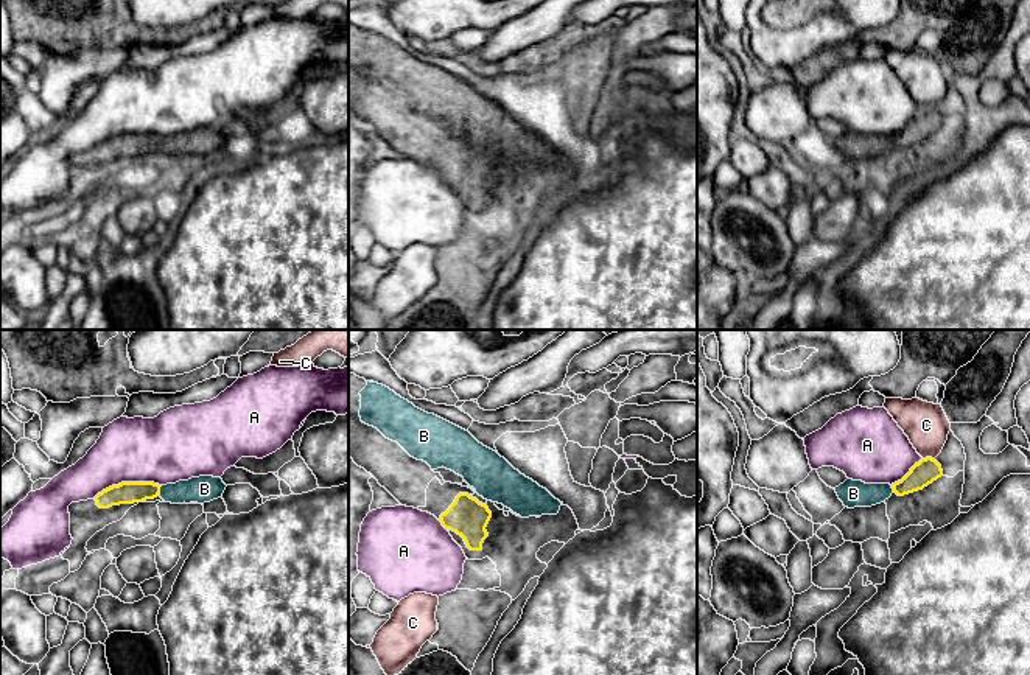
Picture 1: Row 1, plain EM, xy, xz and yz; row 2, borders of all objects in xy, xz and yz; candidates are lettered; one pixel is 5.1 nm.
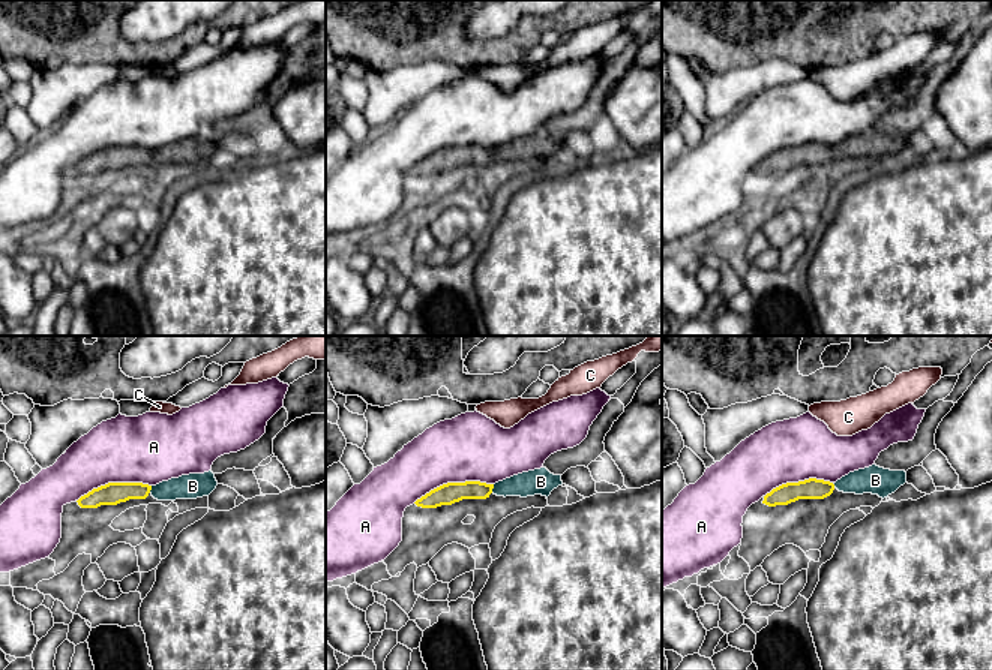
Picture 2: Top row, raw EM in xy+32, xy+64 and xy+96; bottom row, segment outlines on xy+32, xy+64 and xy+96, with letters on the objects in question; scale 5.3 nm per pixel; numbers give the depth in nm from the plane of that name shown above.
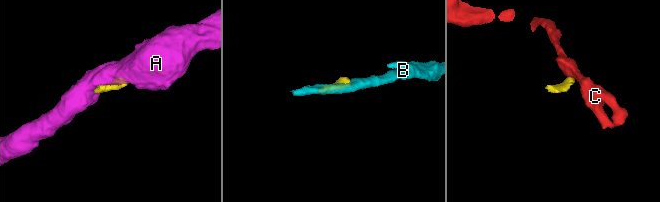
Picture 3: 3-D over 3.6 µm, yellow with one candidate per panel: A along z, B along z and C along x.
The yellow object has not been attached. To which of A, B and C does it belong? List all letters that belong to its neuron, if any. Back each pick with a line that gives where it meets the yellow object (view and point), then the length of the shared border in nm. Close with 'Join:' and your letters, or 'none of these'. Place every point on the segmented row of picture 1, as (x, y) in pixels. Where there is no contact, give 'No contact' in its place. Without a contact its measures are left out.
B: Touches yellow at xy (159, 489). Shared border 40 nm
Join: B

